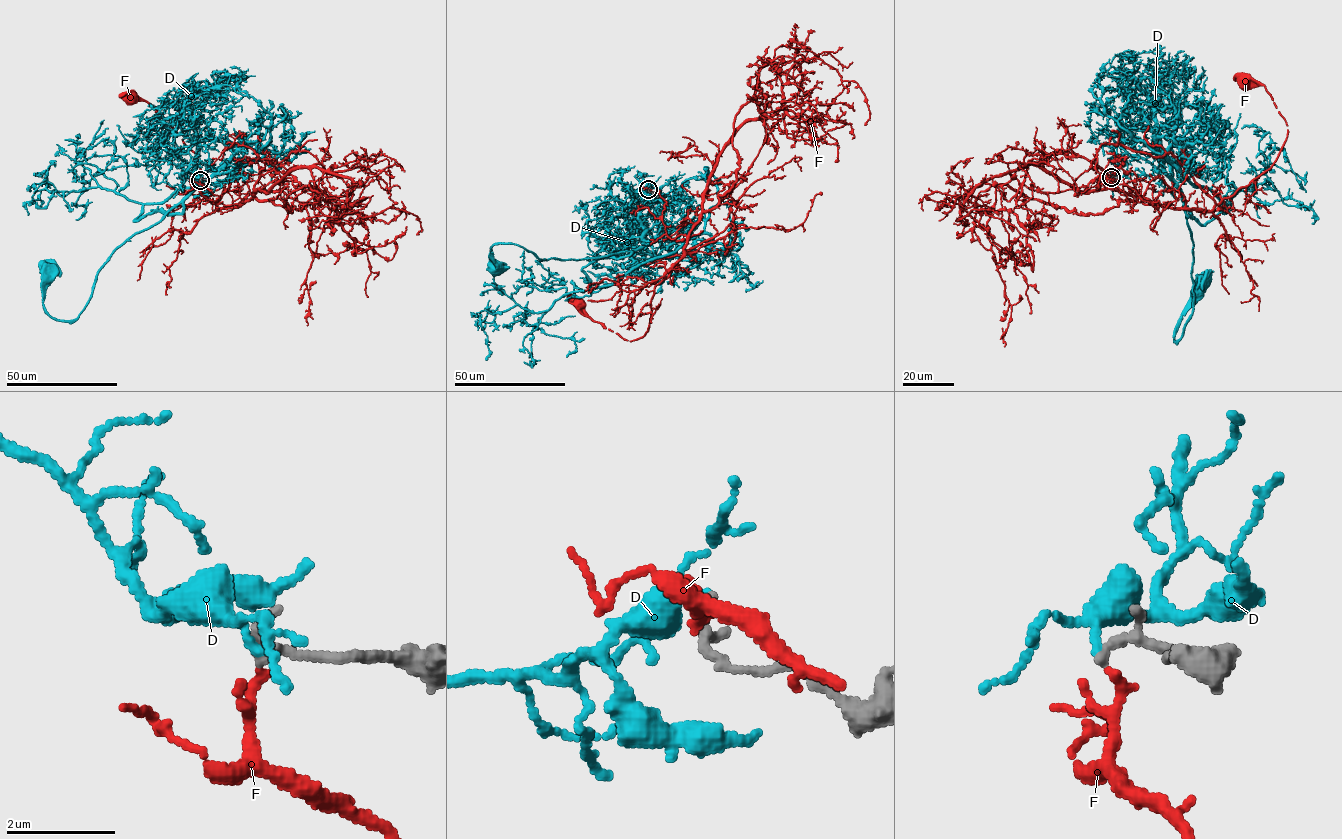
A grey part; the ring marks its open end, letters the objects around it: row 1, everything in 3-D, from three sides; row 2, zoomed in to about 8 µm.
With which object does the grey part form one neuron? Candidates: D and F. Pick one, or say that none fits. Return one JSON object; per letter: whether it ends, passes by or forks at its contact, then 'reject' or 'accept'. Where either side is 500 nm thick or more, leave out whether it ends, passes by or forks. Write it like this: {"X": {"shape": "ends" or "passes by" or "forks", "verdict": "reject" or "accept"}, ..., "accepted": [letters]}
{"D": {"shape": "passes by", "verdict": "reject"}, "F": {"shape": "passes by", "verdict": "accept"}, "accepted": ["F"]}

